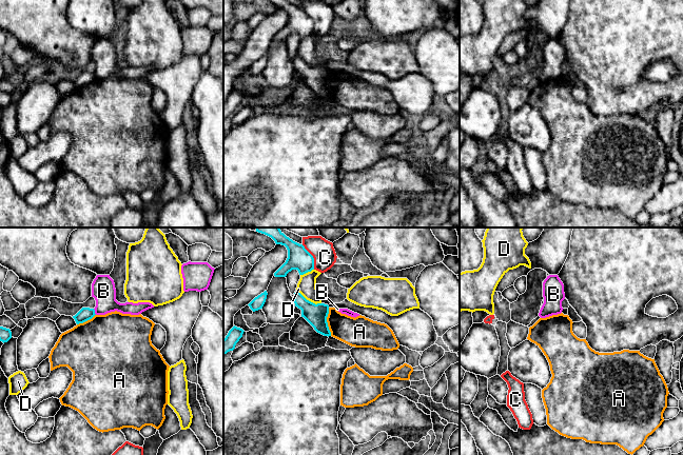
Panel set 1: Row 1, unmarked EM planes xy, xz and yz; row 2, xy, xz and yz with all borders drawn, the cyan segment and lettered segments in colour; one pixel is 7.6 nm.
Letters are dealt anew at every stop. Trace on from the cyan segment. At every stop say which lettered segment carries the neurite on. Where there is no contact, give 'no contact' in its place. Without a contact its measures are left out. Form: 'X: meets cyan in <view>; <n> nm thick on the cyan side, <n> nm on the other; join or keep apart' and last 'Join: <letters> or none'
A: meets cyan in xz; 160 nm thick on the cyan side, 220 nm on the other; keep apart
B: meets cyan in xy; 100 nm thick on the cyan side, 180 nm on the other; keep apart
C: meets cyan in xz; 180 nm thick on the cyan side, 170 nm on the other; keep apart
D: meets cyan in xz; 160 nm thick on the cyan side, 140 nm on the other; keep apart
Join: none

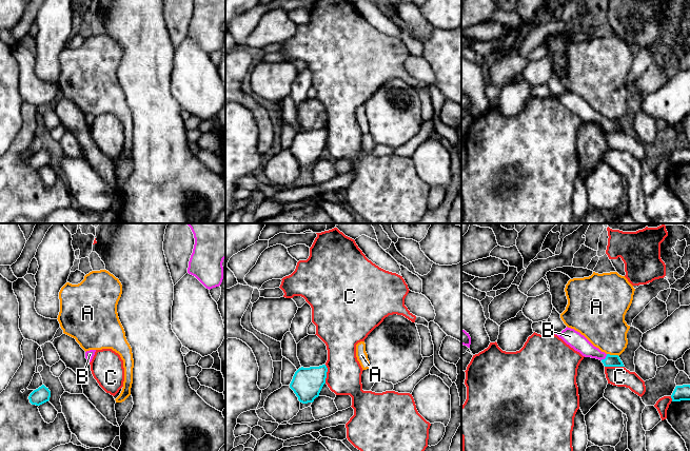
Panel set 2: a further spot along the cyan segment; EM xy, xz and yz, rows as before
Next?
A: meets cyan in yz; 100 nm thick on the cyan side, 320 nm on the other; keep apart
B: meets cyan in yz; 100 nm thick on the cyan side, 120 nm on the other; join
C: meets cyan in yz; 100 nm thick on the cyan side, 150 nm on the other; keep apart
Join: B

